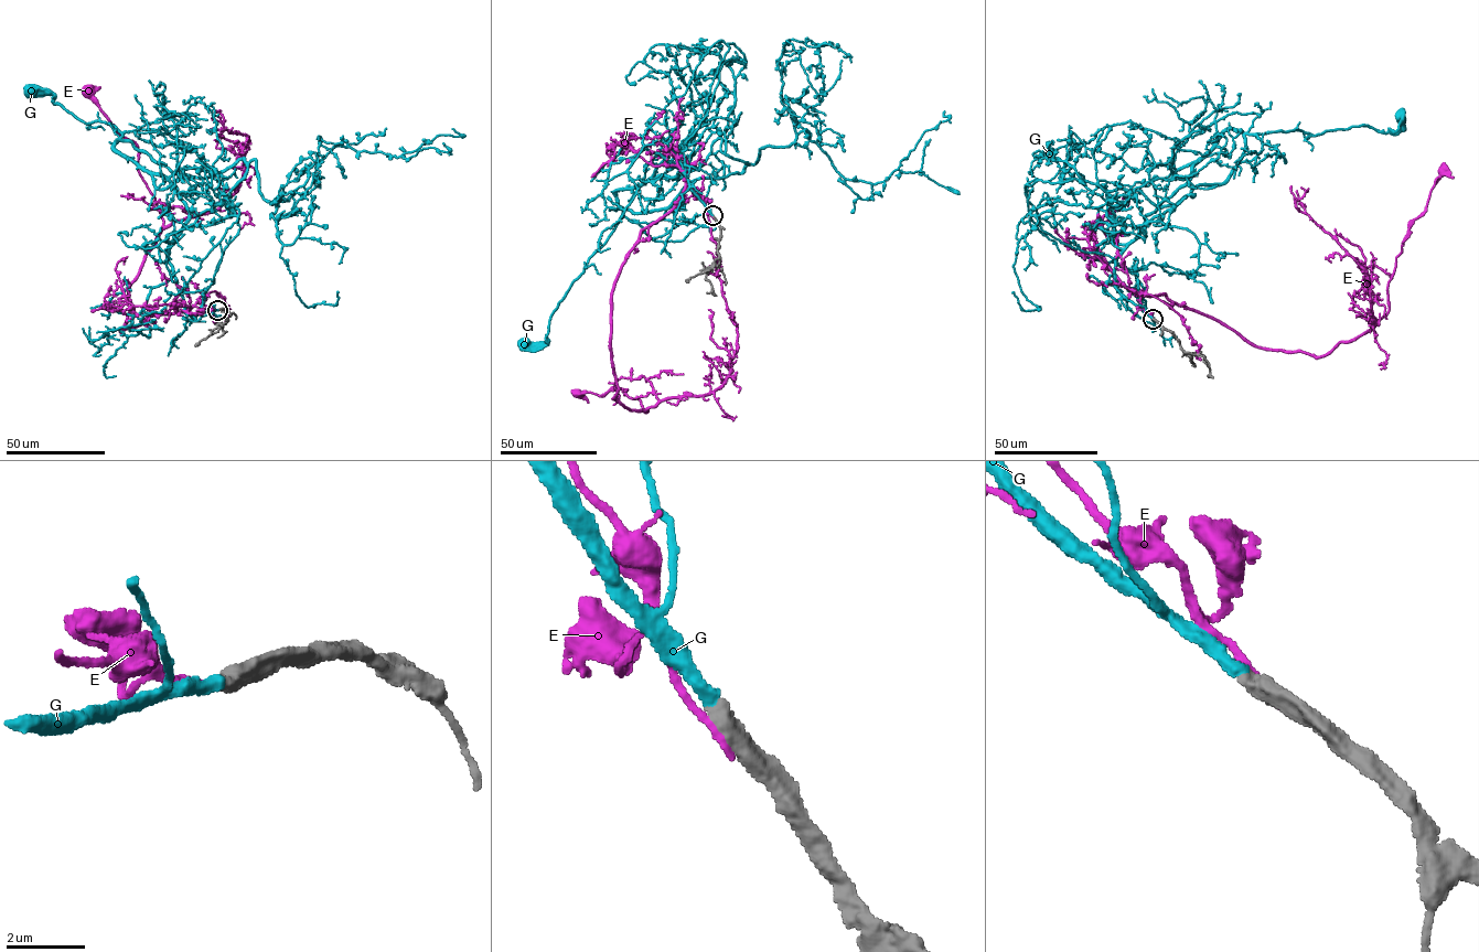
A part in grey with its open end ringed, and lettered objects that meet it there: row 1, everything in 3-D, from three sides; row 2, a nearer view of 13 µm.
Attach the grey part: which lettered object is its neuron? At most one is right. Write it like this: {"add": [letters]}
{"add": ["G"]}

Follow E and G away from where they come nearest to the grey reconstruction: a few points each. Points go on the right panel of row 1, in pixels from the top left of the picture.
E: (1154, 319), (1128, 288), (1163, 293), (1258, 348), (1328, 354), (1372, 329), (1389, 310), (1396, 258), (1442, 171)
G: (1153, 318), (1115, 285), (1115, 260), (1224, 131), (1395, 132), (1401, 117)

